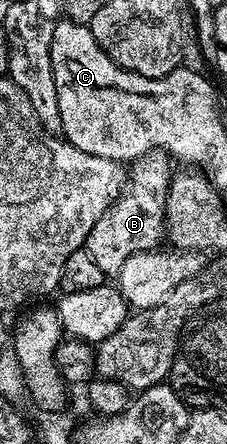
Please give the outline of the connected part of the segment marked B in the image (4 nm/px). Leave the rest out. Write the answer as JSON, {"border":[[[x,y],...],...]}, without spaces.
{"border":[[[163,153],[146,154],[131,164],[124,190],[110,205],[110,209],[106,209],[106,213],[94,221],[94,229],[90,229],[83,245],[83,250],[94,257],[105,277],[119,276],[122,265],[126,265],[126,260],[134,257],[134,253],[155,251],[161,246],[165,238],[164,202],[173,174],[173,164],[169,156]]]}

